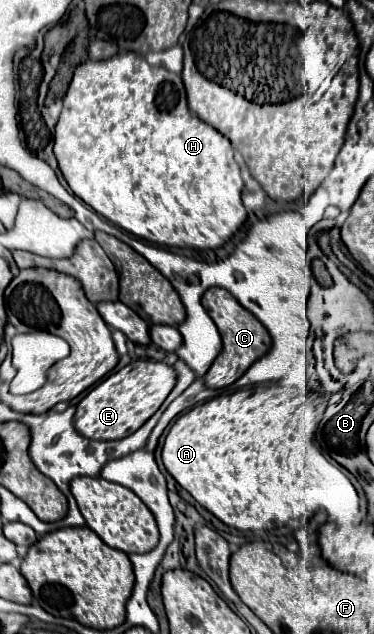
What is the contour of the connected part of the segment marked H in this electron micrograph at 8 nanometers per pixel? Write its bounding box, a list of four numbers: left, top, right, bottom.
[53,53,247,249]

